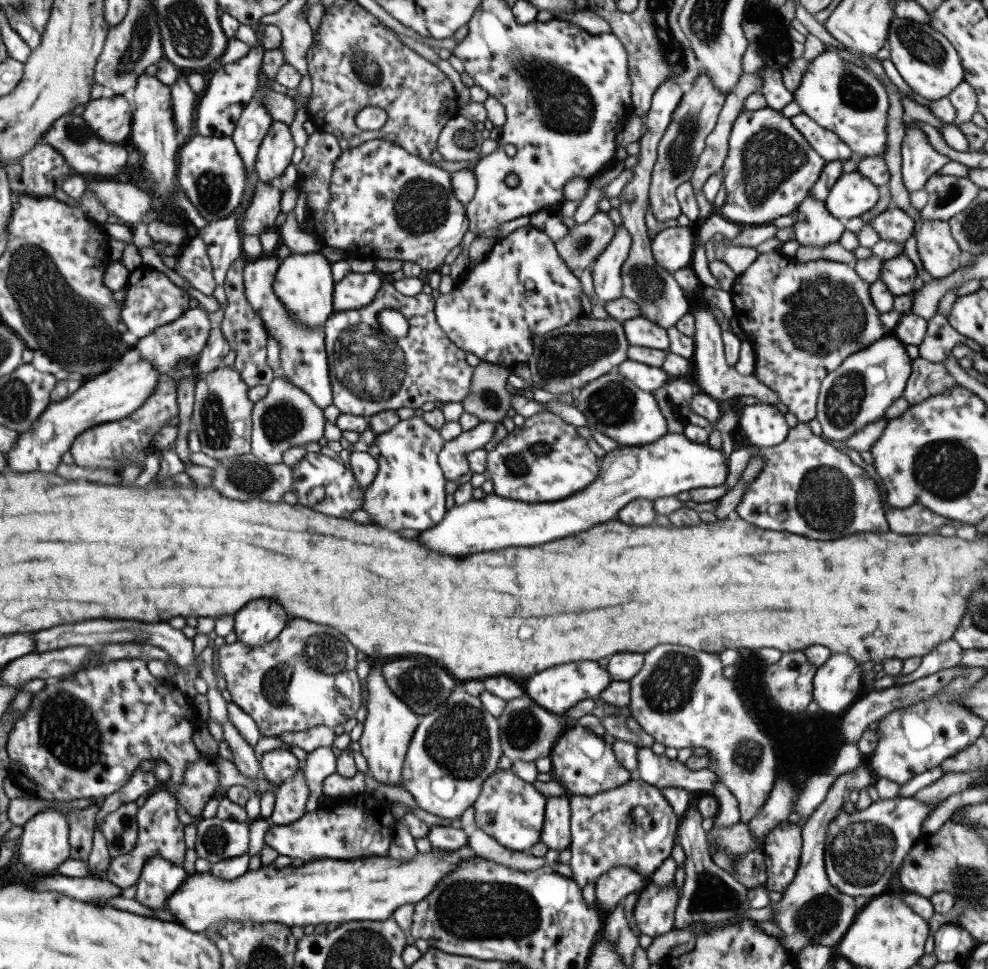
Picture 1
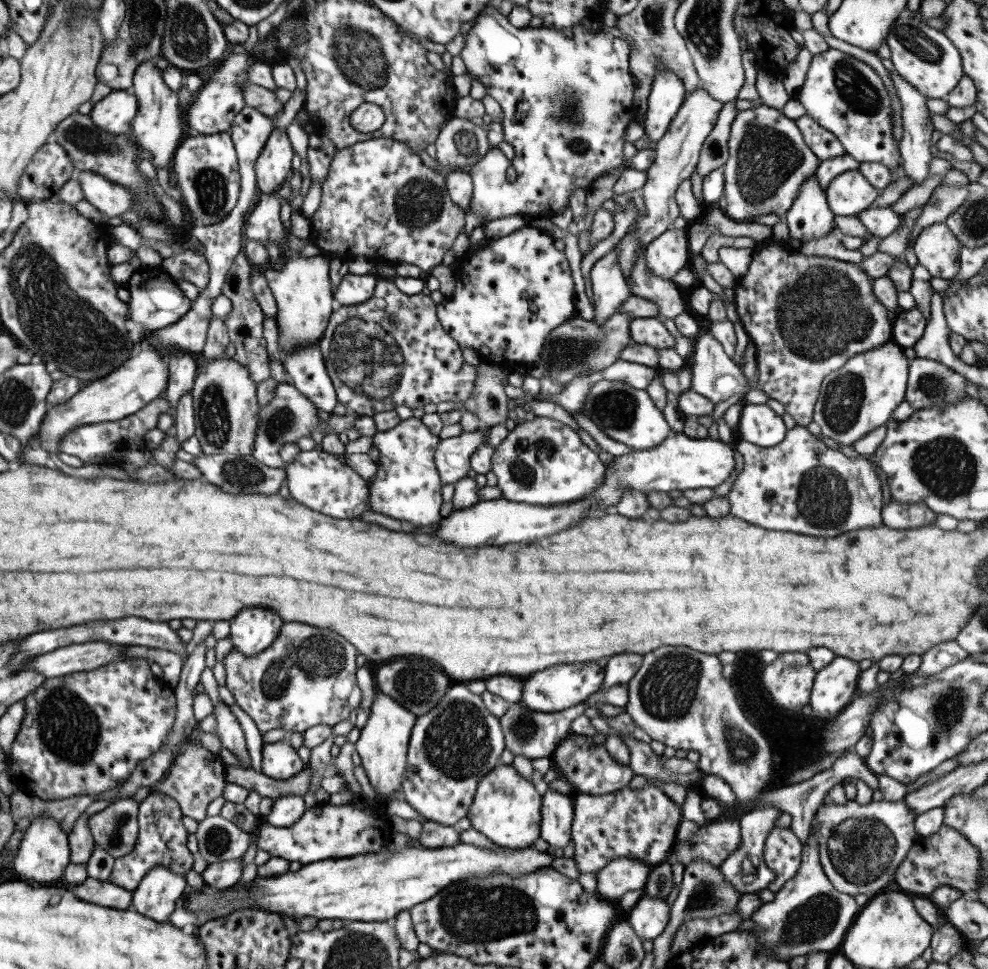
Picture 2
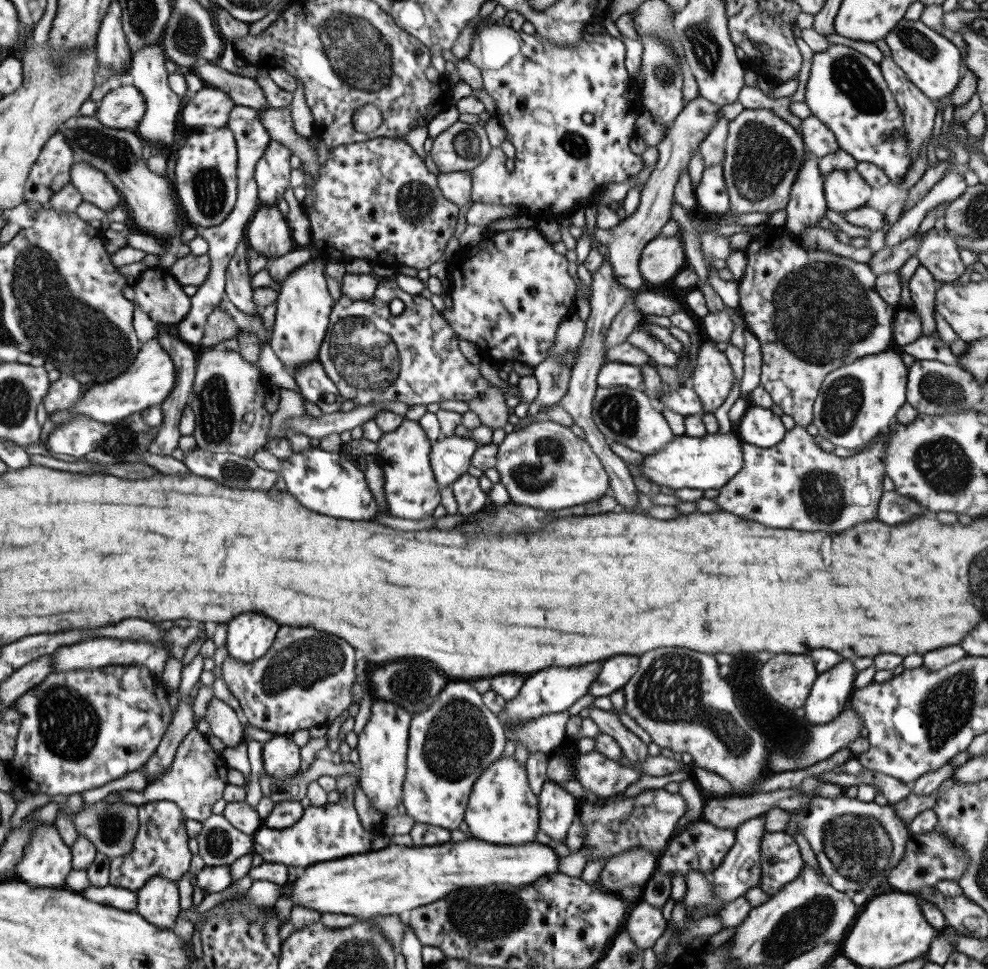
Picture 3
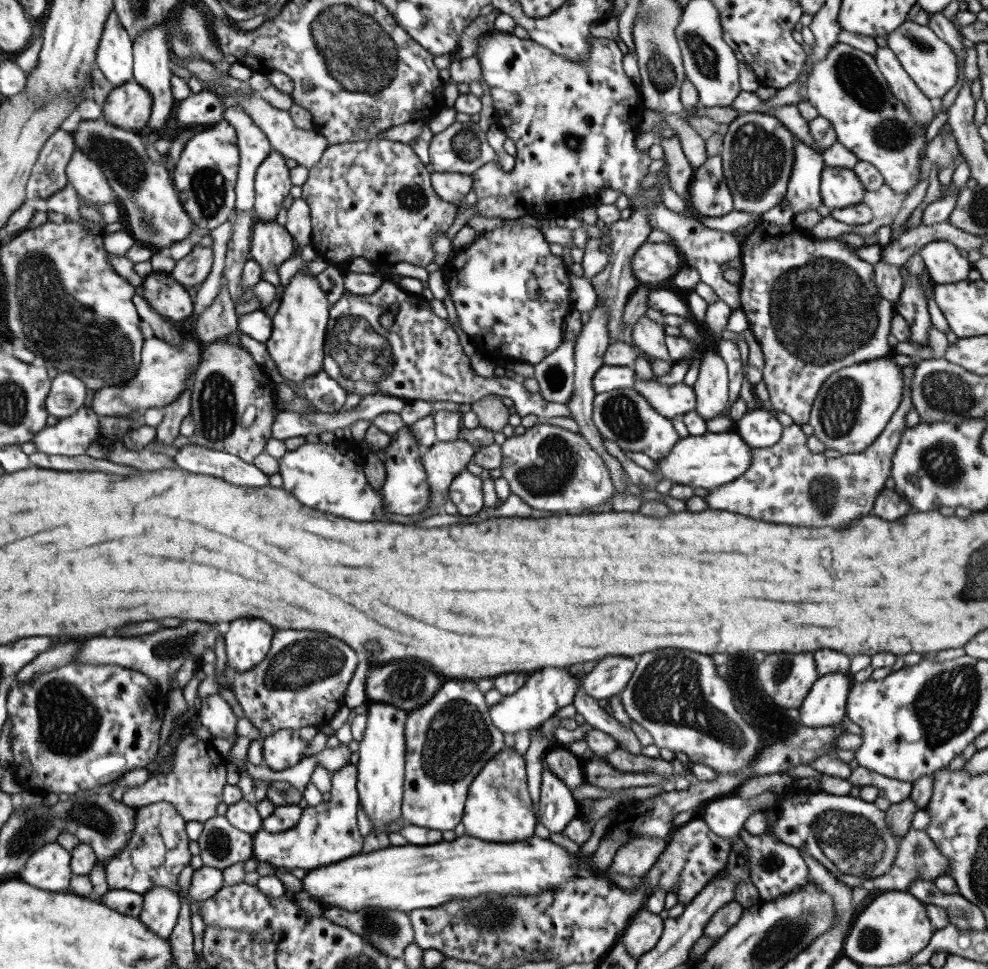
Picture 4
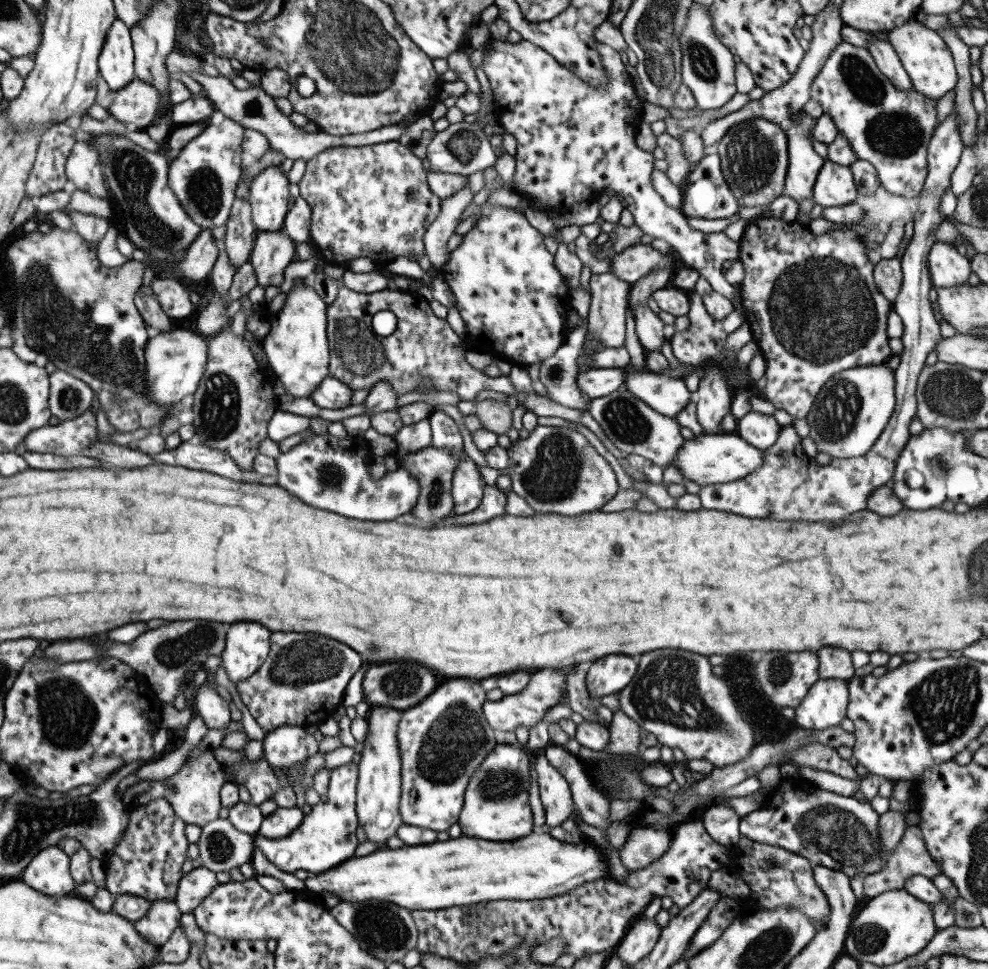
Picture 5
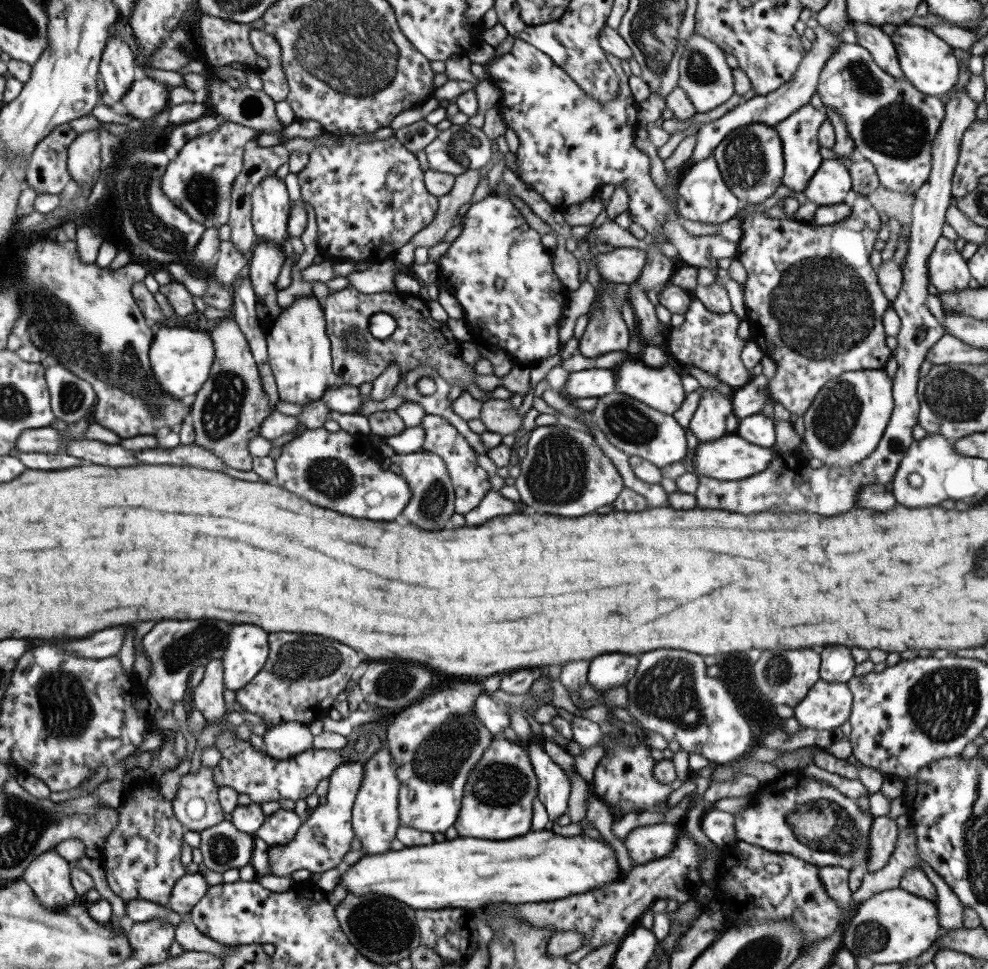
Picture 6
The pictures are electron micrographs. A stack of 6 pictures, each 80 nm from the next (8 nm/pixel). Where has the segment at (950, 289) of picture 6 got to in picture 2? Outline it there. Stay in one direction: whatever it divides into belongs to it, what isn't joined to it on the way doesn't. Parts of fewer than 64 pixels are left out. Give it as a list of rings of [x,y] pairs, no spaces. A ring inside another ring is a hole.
[[[943,223],[923,228],[913,243],[917,263],[933,278],[951,280],[959,272],[961,244]]]

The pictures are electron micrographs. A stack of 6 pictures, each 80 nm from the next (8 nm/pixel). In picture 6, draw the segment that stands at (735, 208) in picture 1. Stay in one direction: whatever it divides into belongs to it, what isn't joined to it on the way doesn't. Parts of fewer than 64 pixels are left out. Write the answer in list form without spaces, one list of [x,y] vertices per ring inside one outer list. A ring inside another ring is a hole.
[[[753,123],[730,130],[713,149],[712,155],[725,186],[741,203],[763,203],[782,184],[781,139],[769,125]]]

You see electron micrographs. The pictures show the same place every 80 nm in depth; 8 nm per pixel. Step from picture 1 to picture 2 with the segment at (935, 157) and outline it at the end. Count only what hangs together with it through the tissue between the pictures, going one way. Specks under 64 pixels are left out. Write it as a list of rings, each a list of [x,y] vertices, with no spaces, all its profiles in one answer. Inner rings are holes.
[[[893,69],[893,72],[889,72],[889,78],[892,80],[893,86],[896,90],[897,98],[901,104],[901,128],[902,137],[899,140],[898,155],[901,159],[901,170],[903,174],[908,176],[913,185],[919,185],[922,183],[929,172],[929,162],[931,162],[931,150],[929,150],[933,125],[929,121],[929,112],[925,107],[925,101],[927,98],[923,96],[914,86],[911,86],[908,82],[905,82]]]

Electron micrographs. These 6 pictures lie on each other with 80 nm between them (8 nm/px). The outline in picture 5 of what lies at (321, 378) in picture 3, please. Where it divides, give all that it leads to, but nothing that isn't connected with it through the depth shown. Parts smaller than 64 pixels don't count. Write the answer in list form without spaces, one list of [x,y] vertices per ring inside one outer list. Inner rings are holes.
[[[328,374],[317,384],[317,388],[310,392],[308,398],[319,408],[337,410],[337,408],[345,408],[345,406],[351,405],[351,390],[346,384]]]

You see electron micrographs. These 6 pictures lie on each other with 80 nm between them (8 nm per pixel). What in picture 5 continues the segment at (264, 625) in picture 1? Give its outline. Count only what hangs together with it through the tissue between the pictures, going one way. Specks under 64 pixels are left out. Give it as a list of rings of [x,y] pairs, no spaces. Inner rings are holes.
[[[234,622],[229,625],[220,657],[230,682],[236,685],[257,672],[268,655],[271,633],[257,622]]]

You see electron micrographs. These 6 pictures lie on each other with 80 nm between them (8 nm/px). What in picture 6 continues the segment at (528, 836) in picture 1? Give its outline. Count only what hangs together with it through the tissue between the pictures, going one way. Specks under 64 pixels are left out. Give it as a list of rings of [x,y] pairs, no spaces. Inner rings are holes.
[[[499,735],[493,736],[477,764],[469,771],[461,805],[452,826],[461,838],[509,840],[523,836],[530,830],[536,786],[536,776],[522,743],[510,742]]]

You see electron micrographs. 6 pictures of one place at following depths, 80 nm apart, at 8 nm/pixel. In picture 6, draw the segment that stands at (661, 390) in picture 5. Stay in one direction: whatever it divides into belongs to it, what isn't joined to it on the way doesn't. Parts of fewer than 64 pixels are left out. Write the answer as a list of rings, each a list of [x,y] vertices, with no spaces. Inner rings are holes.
[[[627,358],[612,370],[616,376],[615,388],[663,414],[672,415],[681,406],[685,398],[686,393],[681,387],[680,375],[675,373],[667,364],[655,369],[643,365],[638,359]]]

